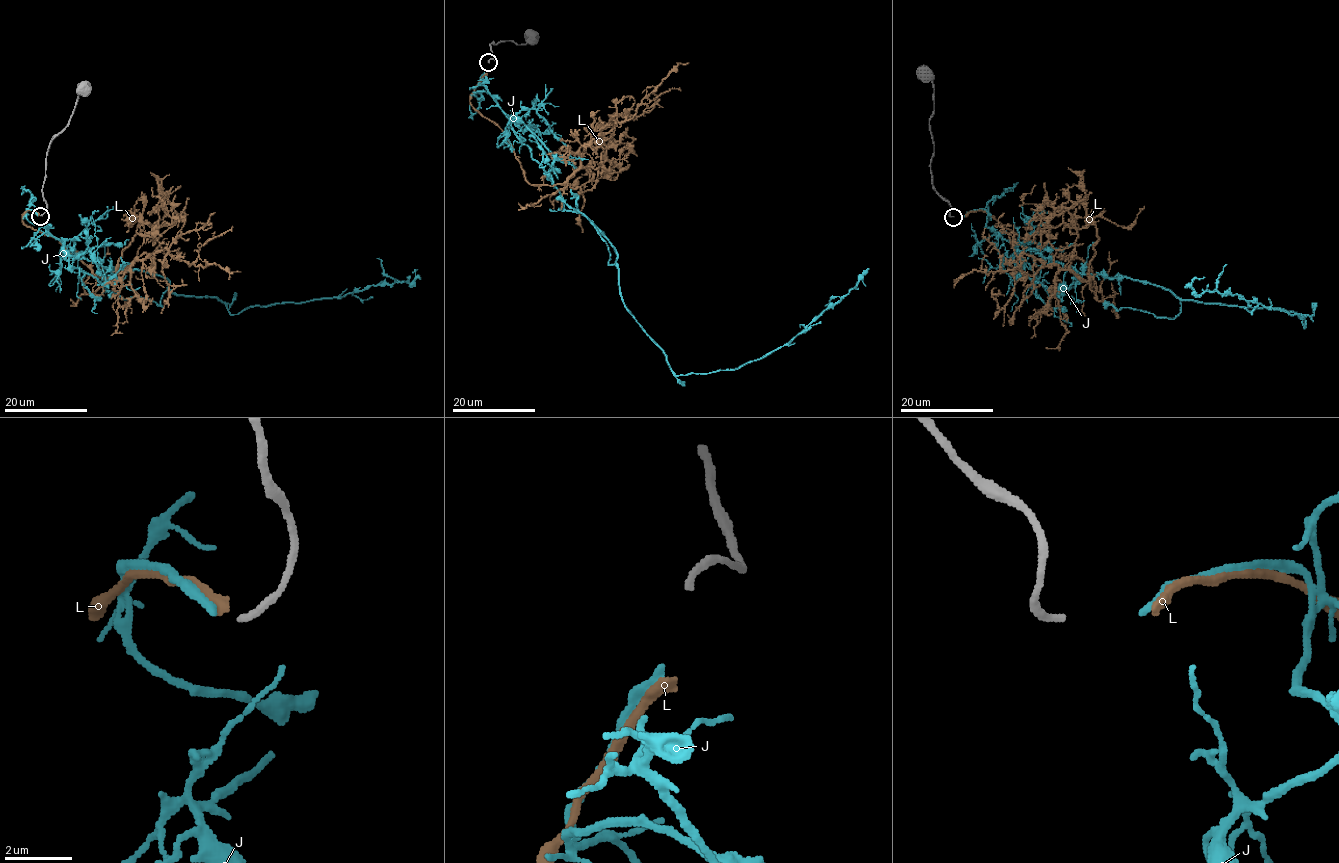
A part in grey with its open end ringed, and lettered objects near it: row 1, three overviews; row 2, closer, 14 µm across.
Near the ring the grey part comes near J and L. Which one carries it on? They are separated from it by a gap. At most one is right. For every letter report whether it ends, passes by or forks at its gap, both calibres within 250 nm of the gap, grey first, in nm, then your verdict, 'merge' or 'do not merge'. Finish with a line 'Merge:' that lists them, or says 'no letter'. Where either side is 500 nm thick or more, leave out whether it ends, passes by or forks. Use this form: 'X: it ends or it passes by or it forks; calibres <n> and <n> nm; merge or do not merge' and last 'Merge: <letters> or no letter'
J: it ends; calibres 190 and 220 nm; merge
L: it ends; calibres 190 and 320 nm; do not merge
Merge: J

